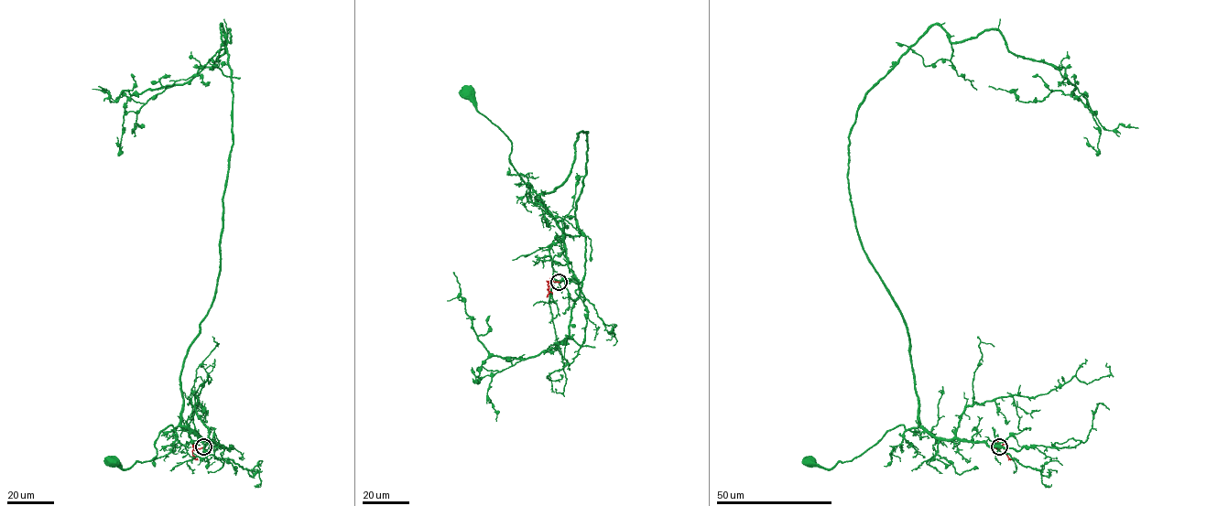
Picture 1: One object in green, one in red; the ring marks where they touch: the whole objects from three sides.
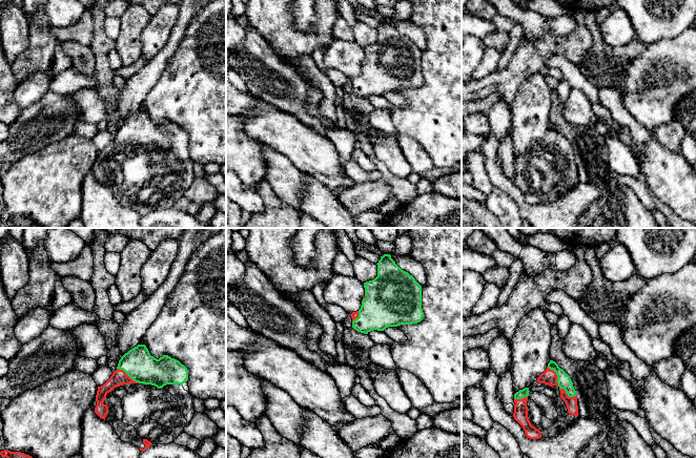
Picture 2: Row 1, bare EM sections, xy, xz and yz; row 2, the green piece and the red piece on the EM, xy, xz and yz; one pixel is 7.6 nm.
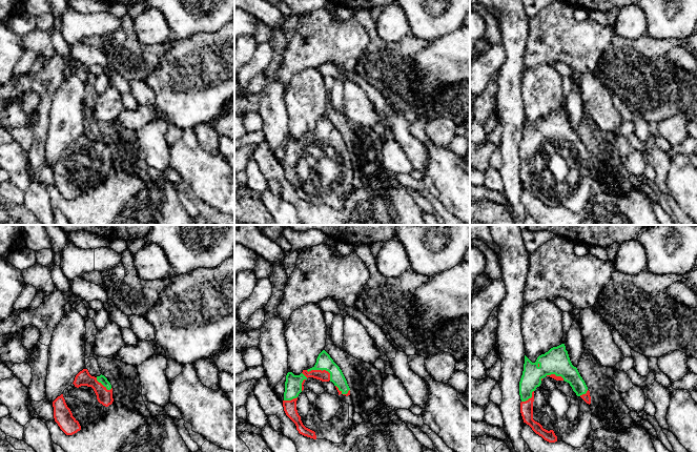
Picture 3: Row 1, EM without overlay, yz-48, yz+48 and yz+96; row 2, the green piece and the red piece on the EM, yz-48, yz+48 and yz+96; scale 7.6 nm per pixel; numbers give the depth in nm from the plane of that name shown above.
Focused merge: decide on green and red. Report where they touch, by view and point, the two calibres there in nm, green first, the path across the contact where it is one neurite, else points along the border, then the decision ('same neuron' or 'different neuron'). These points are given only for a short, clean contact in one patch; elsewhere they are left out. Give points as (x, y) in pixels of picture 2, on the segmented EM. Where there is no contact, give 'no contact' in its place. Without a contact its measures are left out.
xy (128, 375) | 240/120 nm | same neuron

